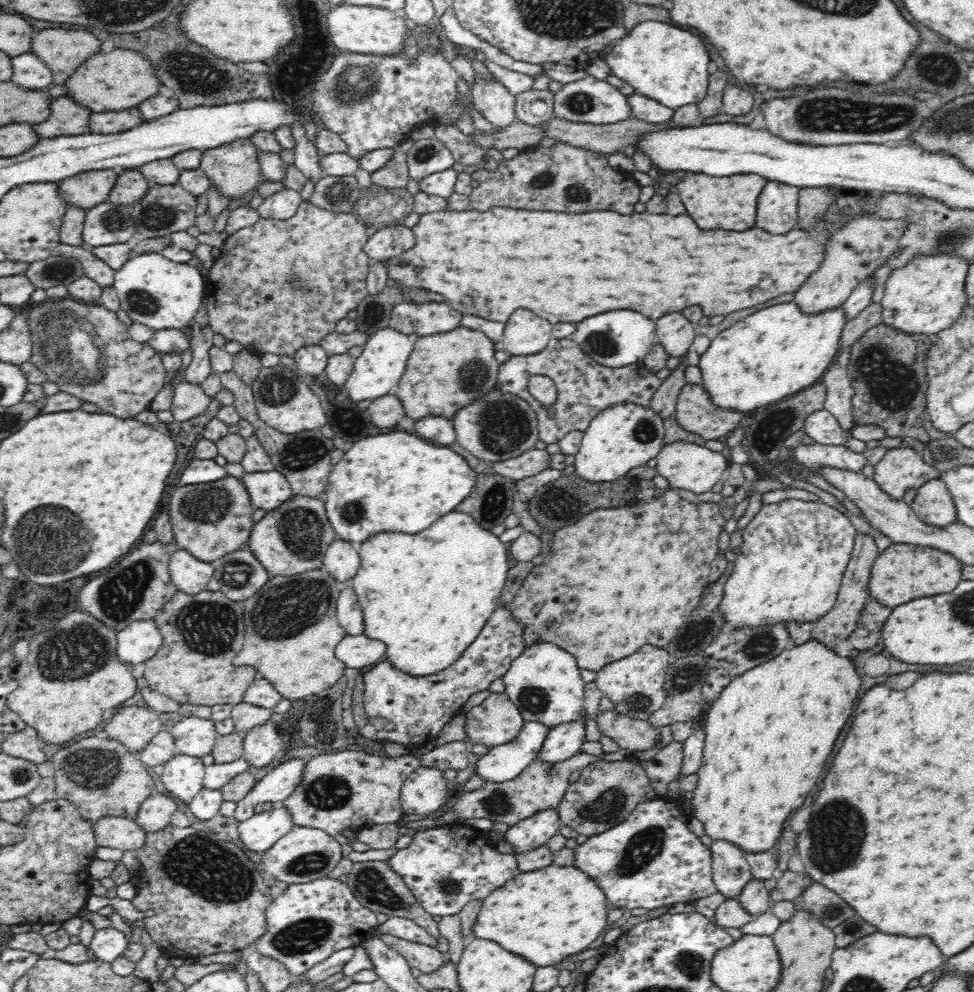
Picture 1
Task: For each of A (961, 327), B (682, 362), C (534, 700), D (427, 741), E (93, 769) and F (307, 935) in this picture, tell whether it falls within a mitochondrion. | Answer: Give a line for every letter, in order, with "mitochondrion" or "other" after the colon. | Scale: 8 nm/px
A: other
B: other
C: mitochondrion
D: other
E: mitochondrion
F: mitochondrion

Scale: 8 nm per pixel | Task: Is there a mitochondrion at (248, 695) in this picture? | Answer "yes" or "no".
no

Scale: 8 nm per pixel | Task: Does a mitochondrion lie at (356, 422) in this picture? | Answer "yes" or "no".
no

